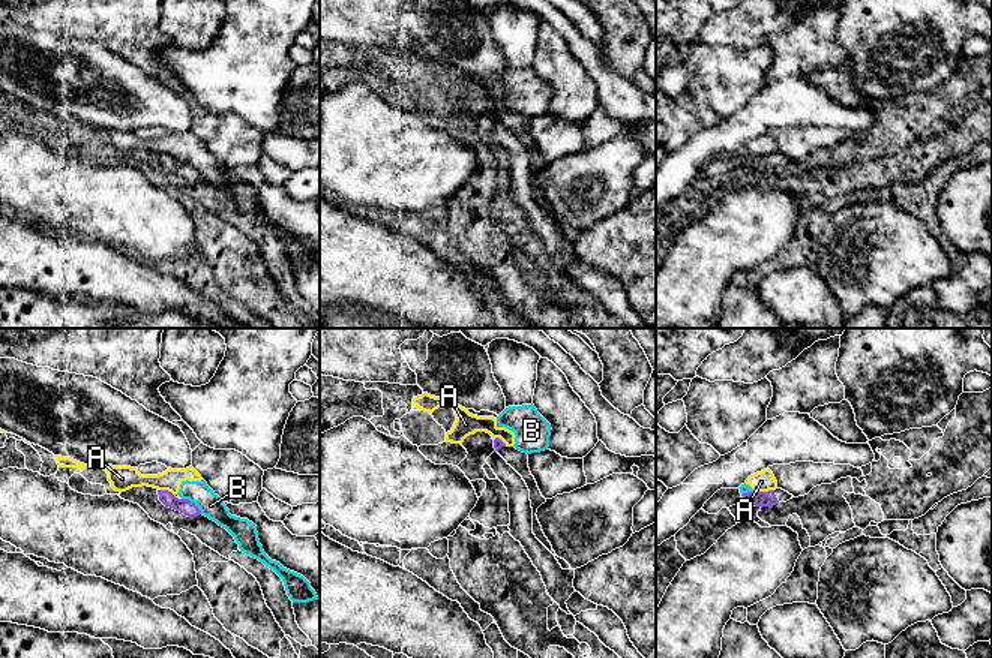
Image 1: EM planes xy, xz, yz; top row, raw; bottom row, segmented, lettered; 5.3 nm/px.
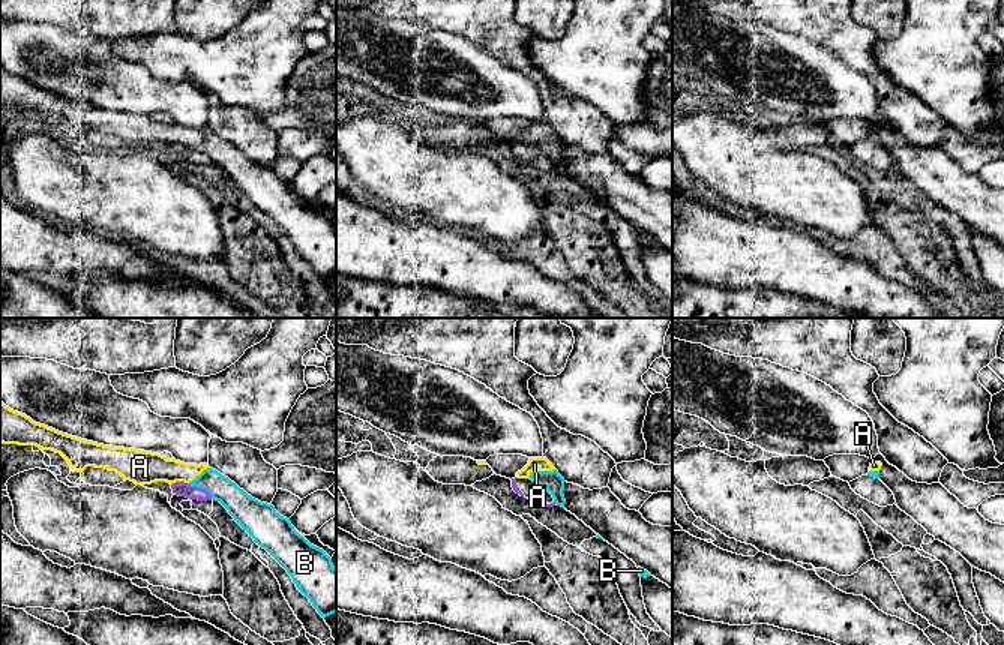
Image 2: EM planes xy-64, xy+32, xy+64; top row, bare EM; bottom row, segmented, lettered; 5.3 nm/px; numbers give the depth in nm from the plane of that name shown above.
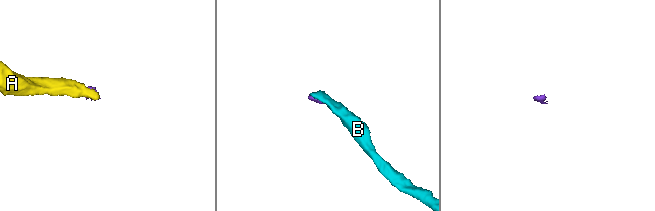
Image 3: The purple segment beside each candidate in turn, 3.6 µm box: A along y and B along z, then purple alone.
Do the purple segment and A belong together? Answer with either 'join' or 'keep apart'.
keep apart

